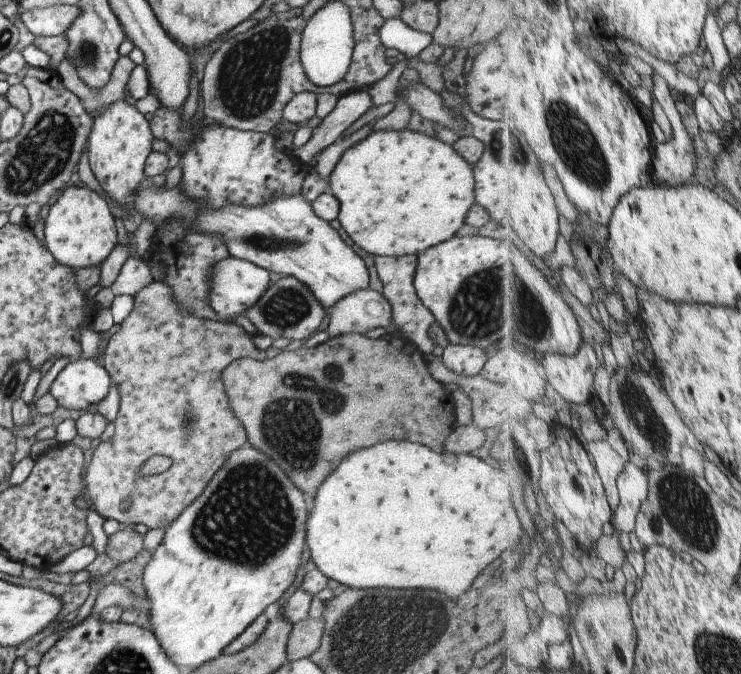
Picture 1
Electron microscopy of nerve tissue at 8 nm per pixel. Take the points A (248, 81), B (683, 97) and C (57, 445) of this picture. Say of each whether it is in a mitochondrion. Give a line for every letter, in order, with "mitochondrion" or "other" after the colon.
A: mitochondrion
B: other
C: other

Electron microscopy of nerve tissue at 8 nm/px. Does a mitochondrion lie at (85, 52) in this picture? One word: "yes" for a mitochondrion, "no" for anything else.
yes

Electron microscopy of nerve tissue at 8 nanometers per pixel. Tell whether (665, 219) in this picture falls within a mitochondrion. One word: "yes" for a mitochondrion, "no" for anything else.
no

